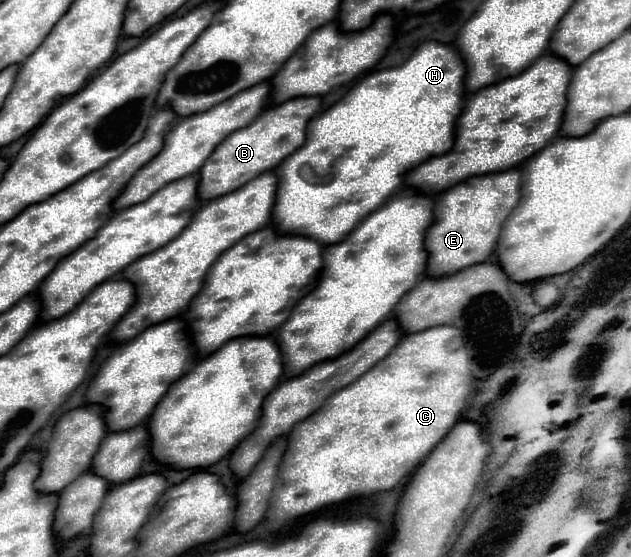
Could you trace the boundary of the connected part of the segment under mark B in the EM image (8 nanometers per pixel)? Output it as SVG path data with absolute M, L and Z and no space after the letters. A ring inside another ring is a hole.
M300 96L286 100L282 104L274 104L266 108L250 126L236 130L230 134L214 152L212 158L200 168L200 186L198 196L204 200L218 198L220 194L228 194L244 186L262 172L274 170L284 158L296 152L306 140L306 126L310 118L318 112L322 98L318 96Z

